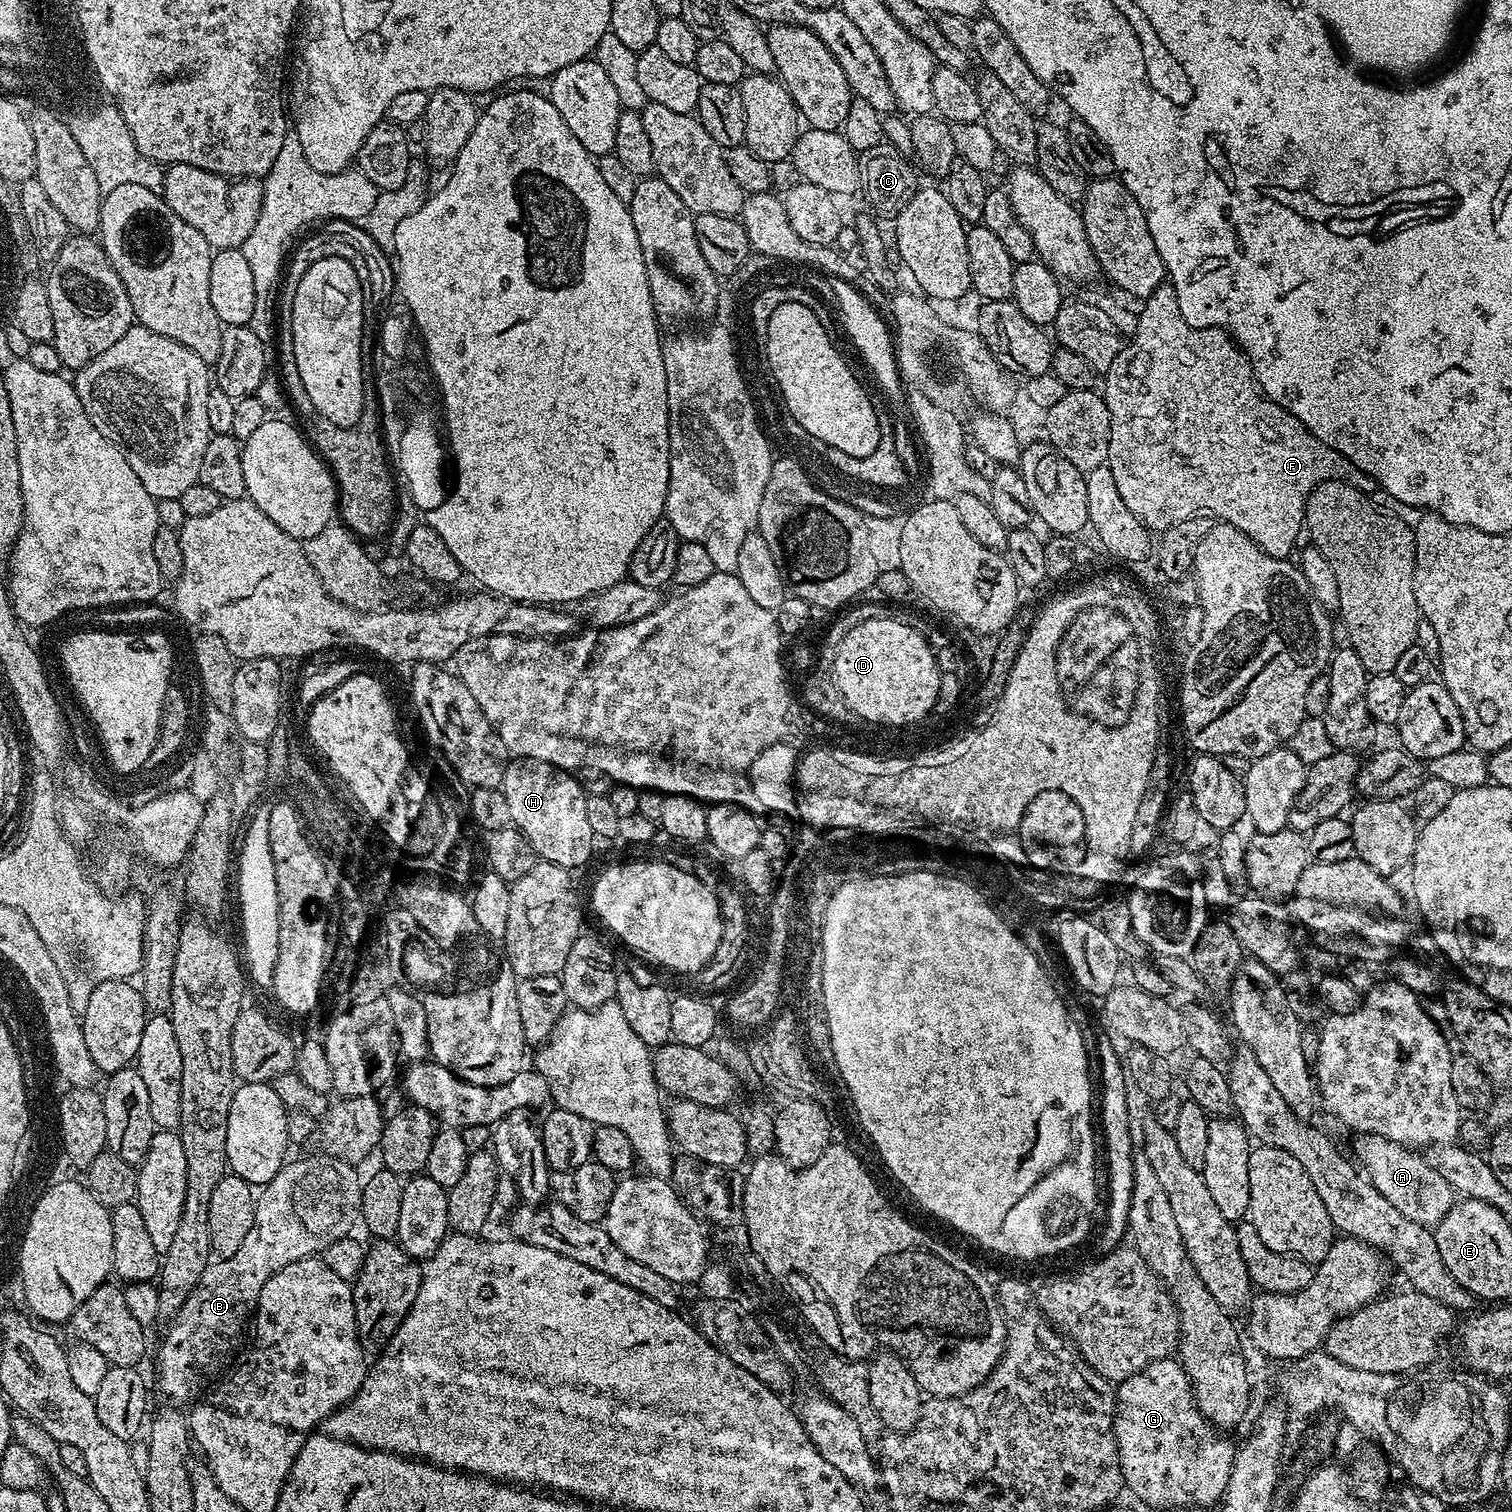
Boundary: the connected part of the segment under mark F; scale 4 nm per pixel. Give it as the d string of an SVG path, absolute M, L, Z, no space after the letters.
M1163 282L1157 286L1157 289L1143 301L1142 306L1144 309L1139 309L1132 341L1124 345L1118 358L1114 358L1114 362L1110 362L1110 366L1103 373L1102 395L1110 414L1108 468L1114 474L1118 491L1122 493L1122 502L1126 502L1126 507L1150 530L1163 530L1174 522L1182 522L1191 516L1211 514L1223 523L1233 524L1235 528L1242 530L1246 538L1254 541L1266 554L1287 560L1293 555L1292 551L1297 551L1296 539L1299 538L1300 532L1302 536L1305 531L1304 511L1307 508L1307 500L1320 483L1324 480L1344 479L1351 481L1358 491L1367 494L1377 491L1377 482L1370 478L1370 474L1358 472L1345 456L1338 454L1338 450L1328 448L1318 438L1314 438L1314 434L1310 434L1310 430L1306 430L1306 426L1302 426L1302 422L1298 422L1298 418L1291 416L1281 404L1262 398L1256 387L1256 379L1252 377L1251 362L1224 329L1195 328L1190 326L1190 322L1186 322L1186 318L1182 318L1182 310L1178 307L1178 294L1171 283Z

